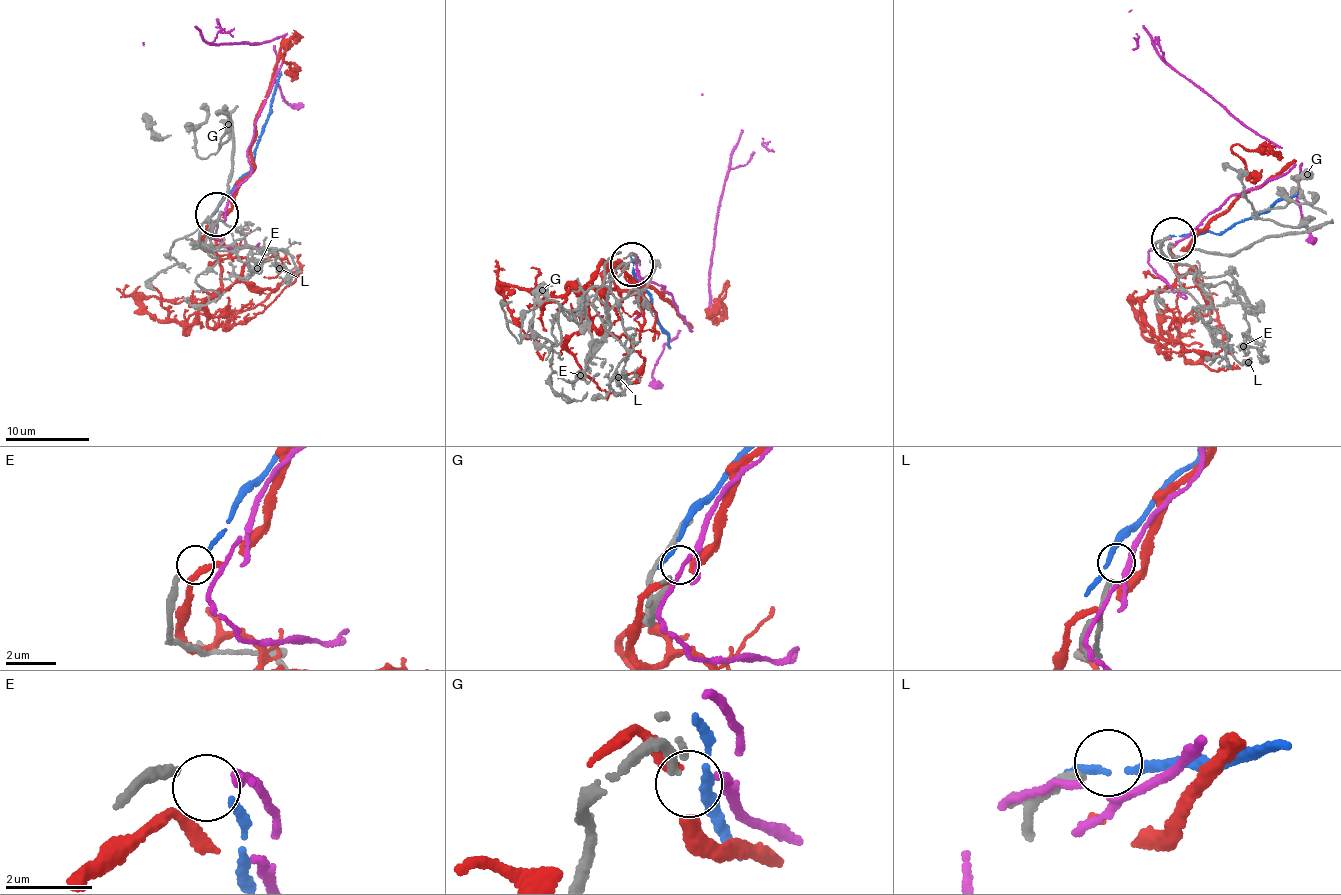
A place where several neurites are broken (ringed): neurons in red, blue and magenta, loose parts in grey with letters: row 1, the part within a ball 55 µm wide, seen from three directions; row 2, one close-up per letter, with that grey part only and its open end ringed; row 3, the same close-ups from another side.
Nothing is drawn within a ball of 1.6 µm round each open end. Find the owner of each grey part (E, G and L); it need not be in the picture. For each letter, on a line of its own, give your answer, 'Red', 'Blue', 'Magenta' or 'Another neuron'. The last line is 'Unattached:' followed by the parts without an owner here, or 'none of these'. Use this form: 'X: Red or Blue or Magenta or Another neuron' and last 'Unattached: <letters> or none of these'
E: Blue
G: Another neuron
L: Another neuron
Unattached: G, L

